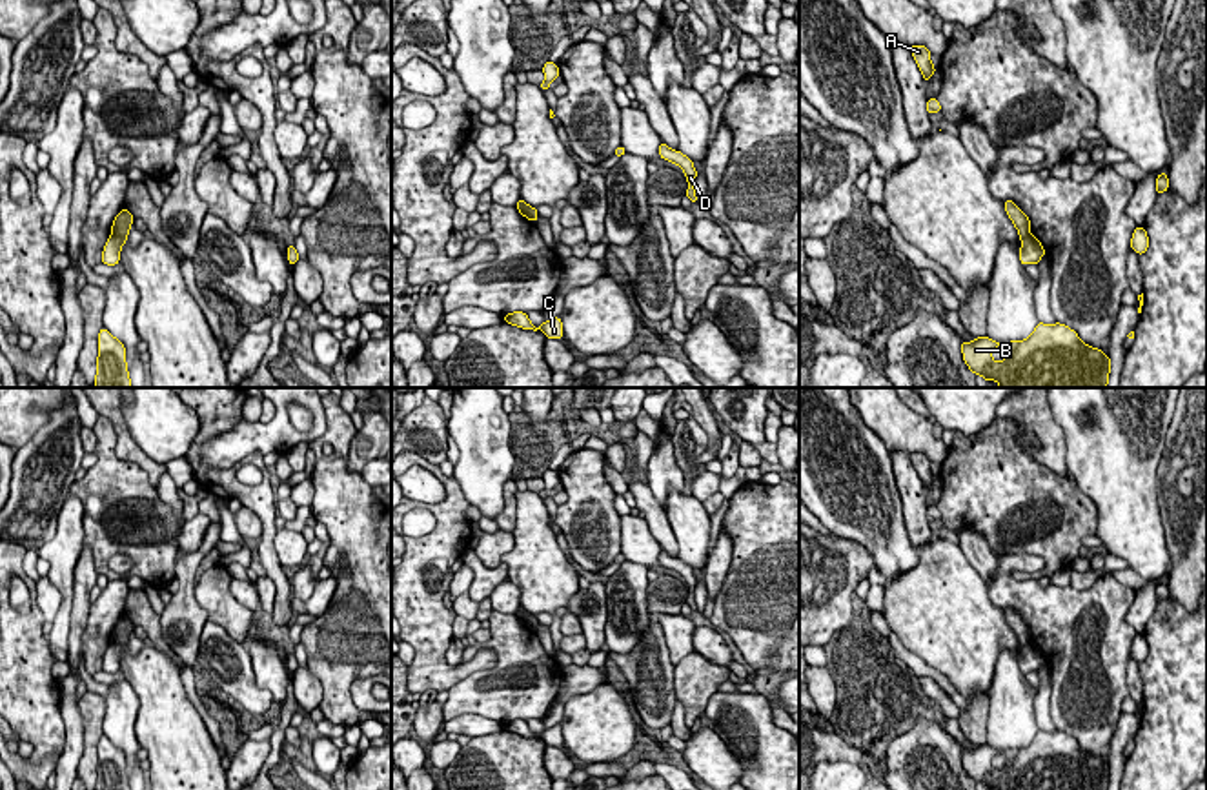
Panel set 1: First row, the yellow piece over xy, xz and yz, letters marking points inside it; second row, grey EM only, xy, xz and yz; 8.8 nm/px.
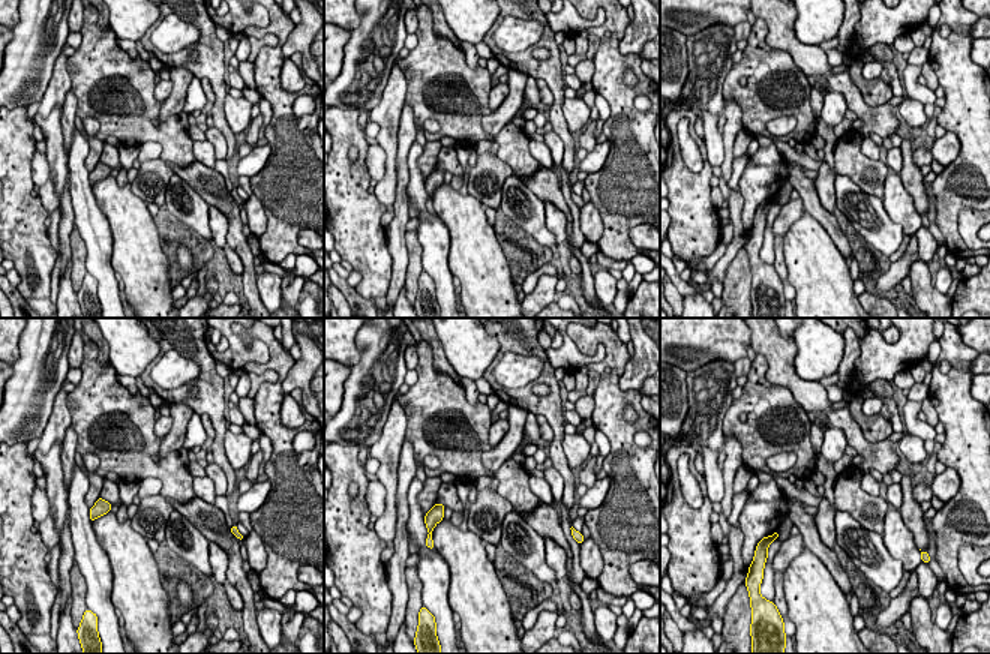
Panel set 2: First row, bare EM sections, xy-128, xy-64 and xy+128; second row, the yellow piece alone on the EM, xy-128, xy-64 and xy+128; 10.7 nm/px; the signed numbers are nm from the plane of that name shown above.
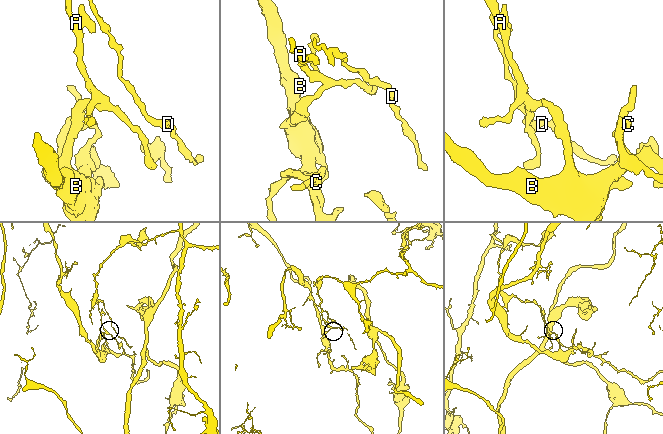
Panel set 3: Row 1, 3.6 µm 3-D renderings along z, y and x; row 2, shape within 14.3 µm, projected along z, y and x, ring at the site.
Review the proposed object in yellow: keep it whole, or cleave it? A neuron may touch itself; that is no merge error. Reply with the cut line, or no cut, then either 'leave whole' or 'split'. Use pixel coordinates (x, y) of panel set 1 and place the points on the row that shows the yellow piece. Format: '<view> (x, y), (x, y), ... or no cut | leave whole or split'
xy (111, 233), (126, 237) | split

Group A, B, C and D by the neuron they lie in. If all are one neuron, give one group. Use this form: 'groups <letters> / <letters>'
groups A D / B C

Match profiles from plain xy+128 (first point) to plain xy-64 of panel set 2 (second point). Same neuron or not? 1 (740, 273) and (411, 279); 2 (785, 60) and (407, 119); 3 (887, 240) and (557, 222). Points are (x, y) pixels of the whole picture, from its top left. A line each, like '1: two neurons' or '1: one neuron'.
1: one neuron
2: two neurons
3: two neurons

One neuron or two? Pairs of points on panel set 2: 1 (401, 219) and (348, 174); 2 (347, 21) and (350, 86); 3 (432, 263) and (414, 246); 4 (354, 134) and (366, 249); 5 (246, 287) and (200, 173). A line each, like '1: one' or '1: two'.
1: two
2: two
3: two
4: one
5: one

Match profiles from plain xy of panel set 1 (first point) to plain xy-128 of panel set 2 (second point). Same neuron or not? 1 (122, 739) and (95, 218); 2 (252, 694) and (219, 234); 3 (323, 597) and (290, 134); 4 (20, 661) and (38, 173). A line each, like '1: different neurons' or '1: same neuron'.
1: same neuron
2: different neurons
3: different neurons
4: different neurons

